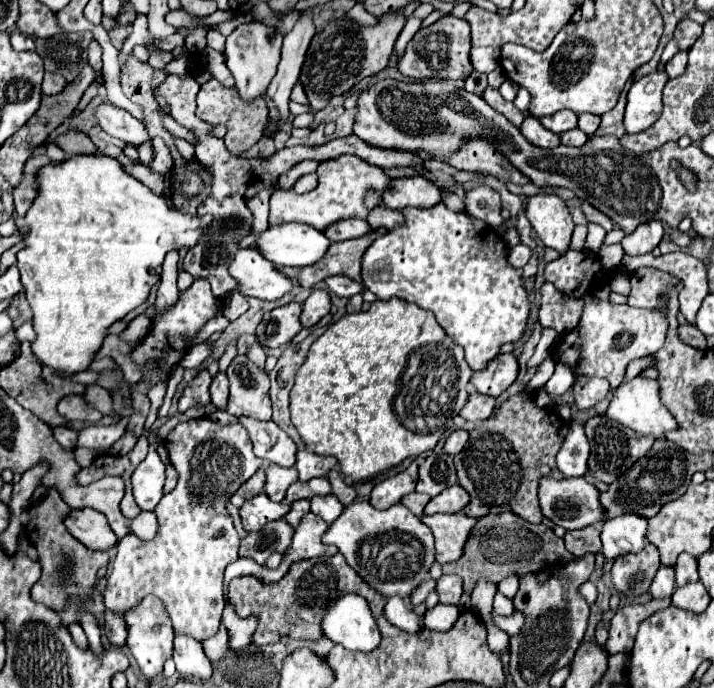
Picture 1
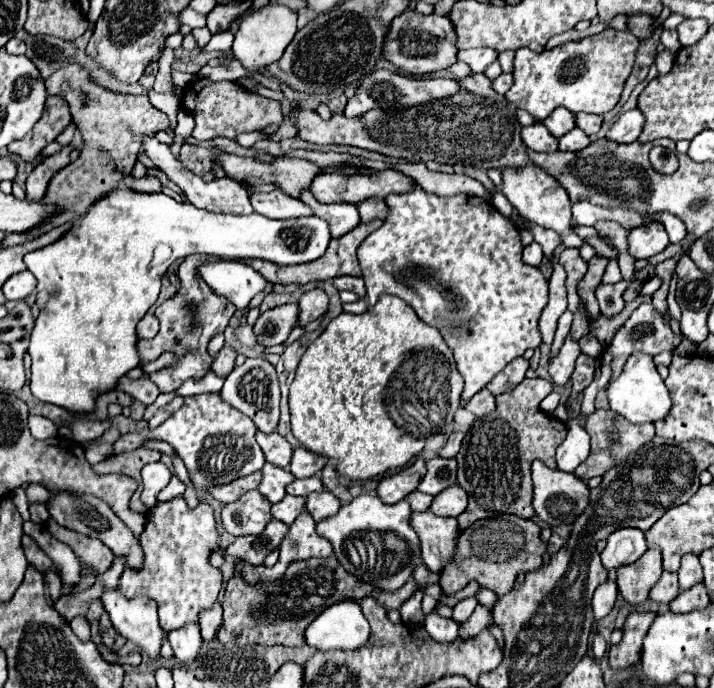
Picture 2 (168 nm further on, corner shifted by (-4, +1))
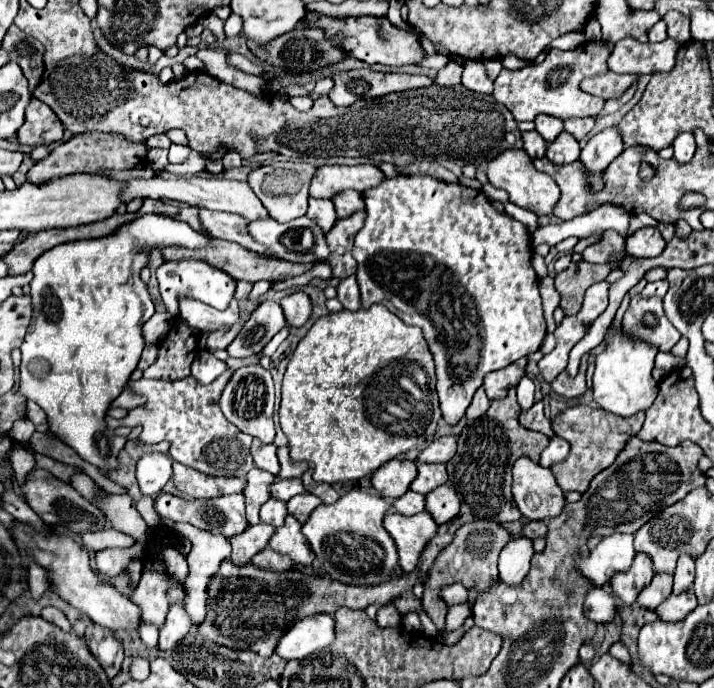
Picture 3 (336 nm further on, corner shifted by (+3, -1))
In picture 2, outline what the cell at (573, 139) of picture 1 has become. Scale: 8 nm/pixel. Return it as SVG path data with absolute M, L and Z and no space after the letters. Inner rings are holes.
M574 128L572 132L564 134L560 138L560 150L568 150L568 152L580 152L582 148L586 148L590 144L590 138L580 130L580 128Z

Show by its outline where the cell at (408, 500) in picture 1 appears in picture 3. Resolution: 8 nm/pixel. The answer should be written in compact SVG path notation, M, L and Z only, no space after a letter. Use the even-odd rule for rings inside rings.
M407 490L401 498L397 498L393 502L393 510L403 514L403 516L411 516L411 514L417 514L421 510L425 510L425 496L413 492L413 490Z

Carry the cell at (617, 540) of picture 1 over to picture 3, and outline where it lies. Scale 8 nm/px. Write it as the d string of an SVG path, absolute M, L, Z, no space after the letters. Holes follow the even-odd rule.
M611 534L605 536L587 556L585 562L575 560L577 572L587 578L593 586L601 588L611 580L613 574L629 570L633 562L633 536L631 534Z

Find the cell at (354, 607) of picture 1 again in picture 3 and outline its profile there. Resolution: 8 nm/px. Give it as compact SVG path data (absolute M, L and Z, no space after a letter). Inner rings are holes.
M315 614L297 620L289 632L281 636L275 654L283 660L303 660L333 642L333 616Z

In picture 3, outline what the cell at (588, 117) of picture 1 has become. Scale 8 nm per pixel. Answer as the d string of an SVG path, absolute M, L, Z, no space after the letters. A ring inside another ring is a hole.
M569 118L563 124L565 124L565 132L569 132L575 140L581 140L591 132L593 118Z

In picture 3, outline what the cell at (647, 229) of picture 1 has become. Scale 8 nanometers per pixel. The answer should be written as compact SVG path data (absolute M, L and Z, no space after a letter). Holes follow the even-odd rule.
M641 228L627 238L625 250L633 258L655 258L663 252L665 240L657 228Z

